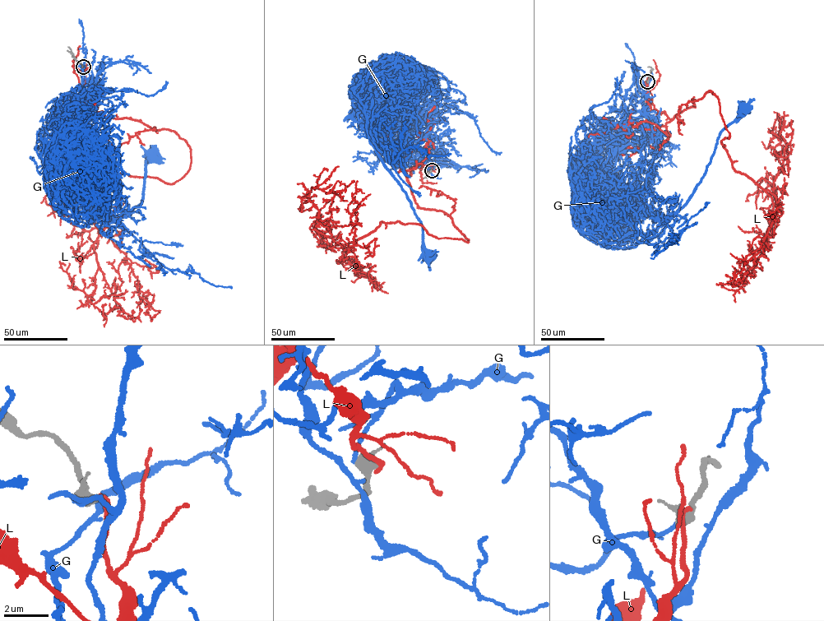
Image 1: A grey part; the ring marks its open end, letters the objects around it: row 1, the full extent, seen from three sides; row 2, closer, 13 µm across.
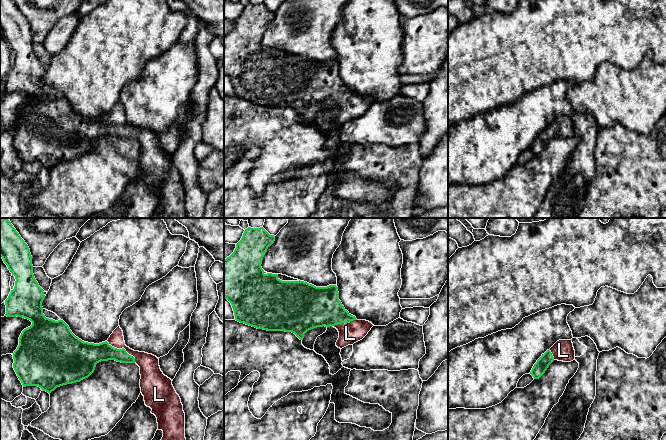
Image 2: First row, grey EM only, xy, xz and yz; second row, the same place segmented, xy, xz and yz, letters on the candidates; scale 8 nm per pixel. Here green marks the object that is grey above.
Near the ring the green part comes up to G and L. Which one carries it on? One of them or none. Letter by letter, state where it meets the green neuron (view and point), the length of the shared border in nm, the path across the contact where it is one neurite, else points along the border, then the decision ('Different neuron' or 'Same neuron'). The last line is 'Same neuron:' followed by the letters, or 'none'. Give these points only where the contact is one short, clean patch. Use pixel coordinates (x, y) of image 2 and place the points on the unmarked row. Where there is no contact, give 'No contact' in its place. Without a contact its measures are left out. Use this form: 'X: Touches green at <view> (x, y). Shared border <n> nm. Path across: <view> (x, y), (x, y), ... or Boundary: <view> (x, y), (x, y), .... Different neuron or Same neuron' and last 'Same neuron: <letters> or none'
G: No contact. Different neuron
L: Touches green at xy (122, 124). Shared border 300 nm. Same neuron
Same neuron: L

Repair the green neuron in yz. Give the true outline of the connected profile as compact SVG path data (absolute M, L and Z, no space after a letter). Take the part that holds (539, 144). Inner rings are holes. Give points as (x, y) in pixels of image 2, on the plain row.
M559 116L547 126L534 140L530 150L539 155L554 137L571 138L575 136L575 126L571 116Z

